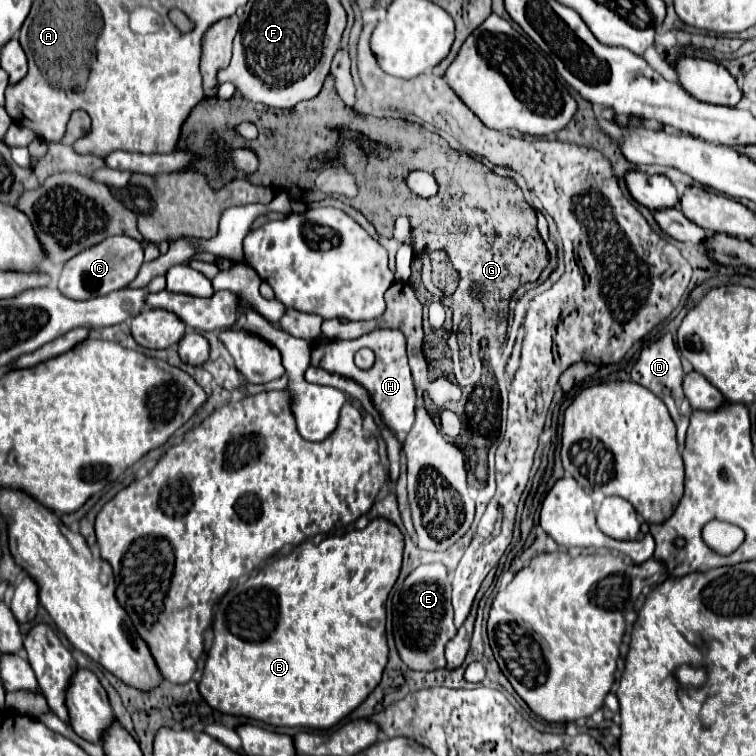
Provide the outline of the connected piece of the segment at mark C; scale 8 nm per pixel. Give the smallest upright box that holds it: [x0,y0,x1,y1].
[58,236,144,300]

